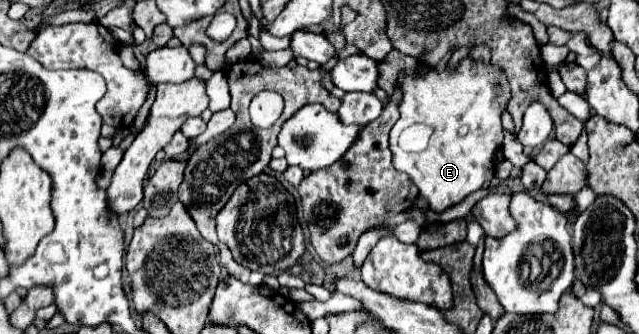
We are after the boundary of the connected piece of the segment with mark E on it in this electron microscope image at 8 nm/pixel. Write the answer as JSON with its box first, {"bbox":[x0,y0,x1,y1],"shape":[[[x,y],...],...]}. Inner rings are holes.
{"bbox":[390,59,510,213],"shape":[[[464,59],[458,63],[458,67],[454,69],[454,73],[436,73],[432,67],[428,71],[426,77],[416,77],[414,75],[400,75],[398,79],[400,87],[402,87],[402,101],[400,101],[400,119],[396,121],[396,125],[390,131],[390,149],[394,153],[394,167],[402,173],[406,173],[416,187],[420,189],[420,197],[428,201],[428,207],[434,213],[442,213],[448,207],[458,205],[462,199],[466,199],[470,193],[482,189],[482,185],[486,181],[490,181],[494,177],[494,153],[496,149],[502,145],[502,123],[500,123],[500,115],[510,99],[510,89],[508,83],[504,79],[504,75],[500,73],[500,69],[494,67],[486,67],[480,61],[472,61],[472,59]],[[494,85],[500,85],[500,93],[494,91]],[[416,123],[424,123],[428,127],[432,127],[432,137],[426,145],[426,149],[422,151],[406,151],[400,147],[400,135],[404,129],[408,129],[410,125]]]}

